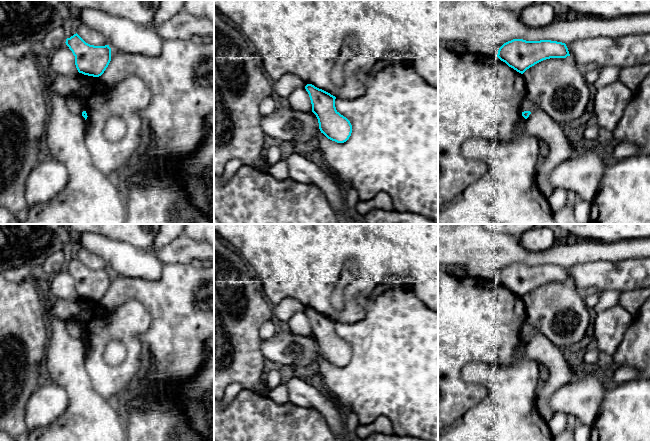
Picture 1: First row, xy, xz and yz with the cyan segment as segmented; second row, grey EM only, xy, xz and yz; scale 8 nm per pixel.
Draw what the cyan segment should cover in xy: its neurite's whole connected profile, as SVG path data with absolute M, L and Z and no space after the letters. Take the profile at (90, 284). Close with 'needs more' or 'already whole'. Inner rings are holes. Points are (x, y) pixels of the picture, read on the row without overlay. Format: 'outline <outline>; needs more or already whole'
outline M77 257L67 262L65 267L75 280L75 289L78 296L84 299L101 300L111 285L109 269L90 269Z; already whole

